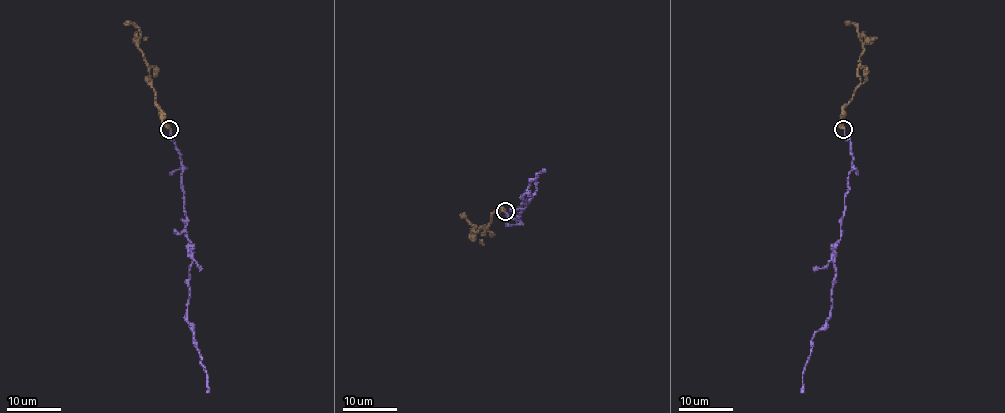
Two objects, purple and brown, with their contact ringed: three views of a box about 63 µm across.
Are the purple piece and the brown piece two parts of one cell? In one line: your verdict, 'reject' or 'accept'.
accept

